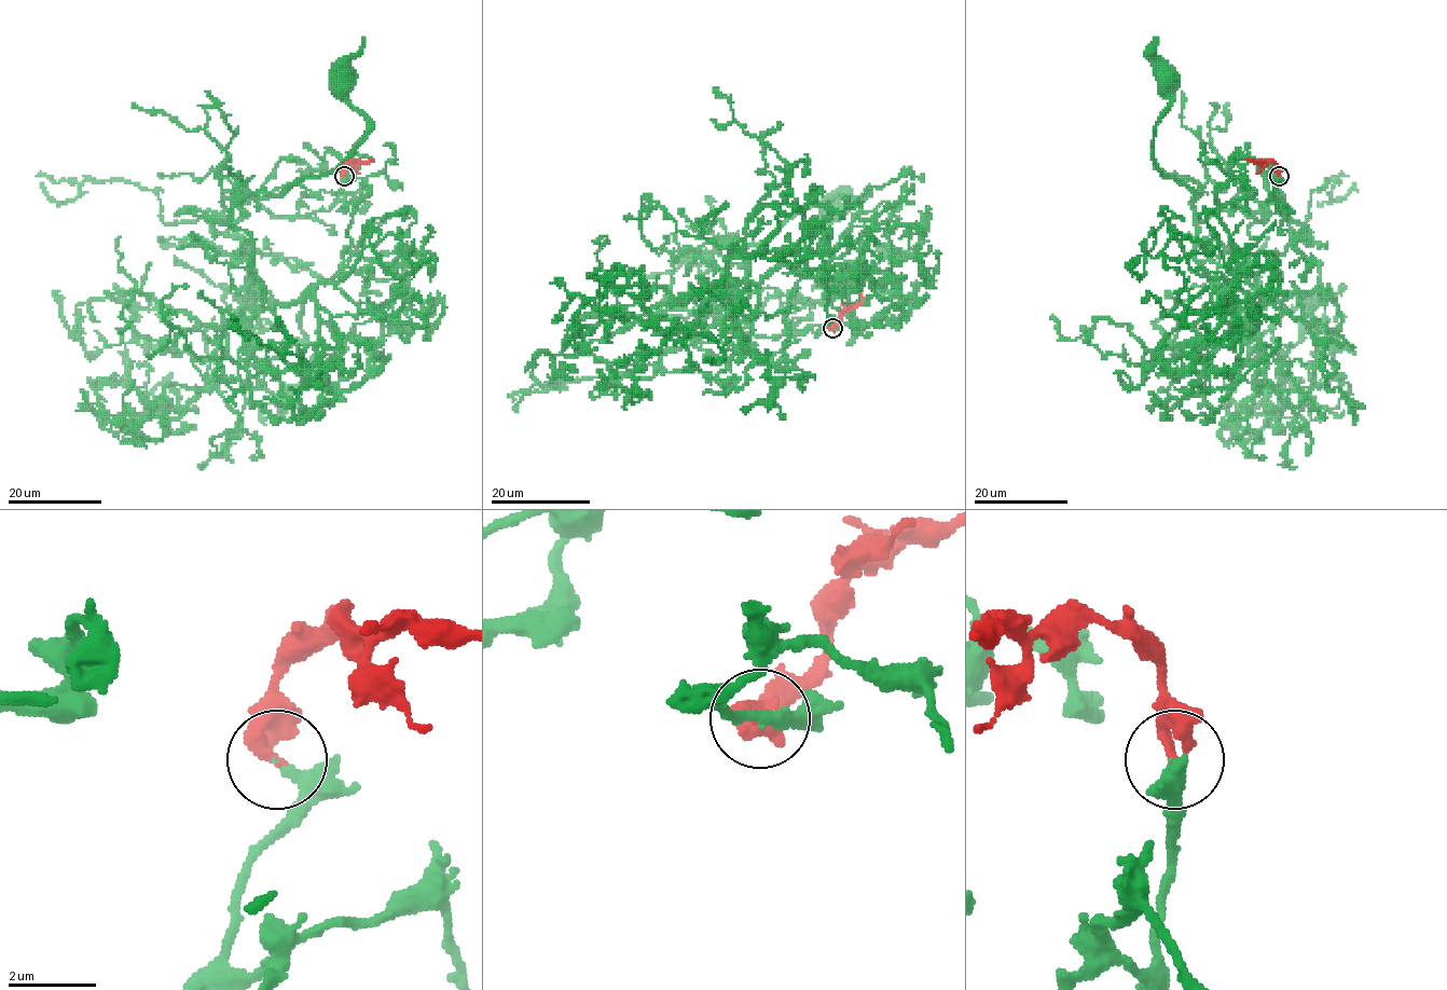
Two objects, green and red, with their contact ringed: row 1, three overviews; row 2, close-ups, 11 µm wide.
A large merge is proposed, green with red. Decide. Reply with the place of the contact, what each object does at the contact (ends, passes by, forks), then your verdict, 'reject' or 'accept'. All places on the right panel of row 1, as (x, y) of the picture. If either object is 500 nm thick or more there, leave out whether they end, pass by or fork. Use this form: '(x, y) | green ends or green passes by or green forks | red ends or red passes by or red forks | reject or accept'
(1279, 176) | green ends | red ends | accept

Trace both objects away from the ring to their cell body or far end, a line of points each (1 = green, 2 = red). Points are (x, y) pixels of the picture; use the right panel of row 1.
1: (1278, 176), (1284, 217), (1282, 197), (1259, 202), (1207, 160), (1197, 195), (1168, 178), (1153, 138), (1169, 79)
2: (1278, 176), (1277, 168), (1270, 161), (1244, 159)

